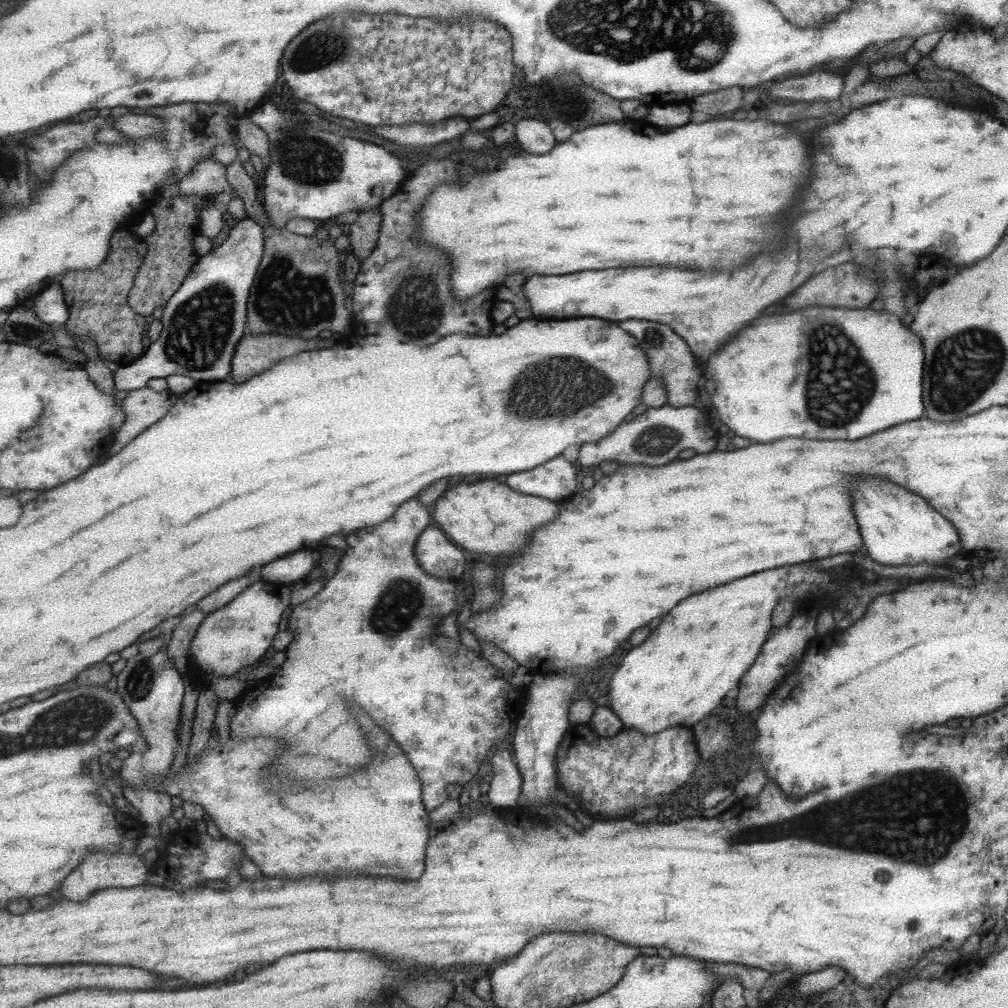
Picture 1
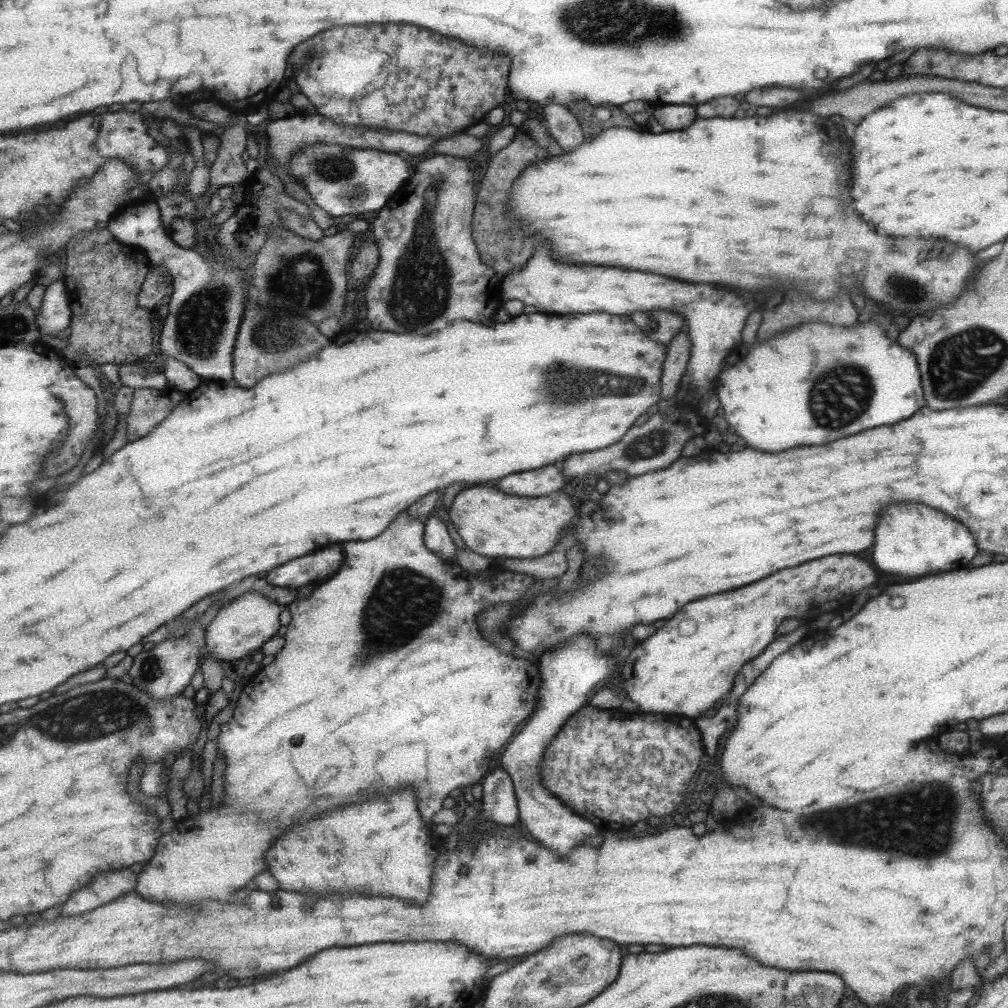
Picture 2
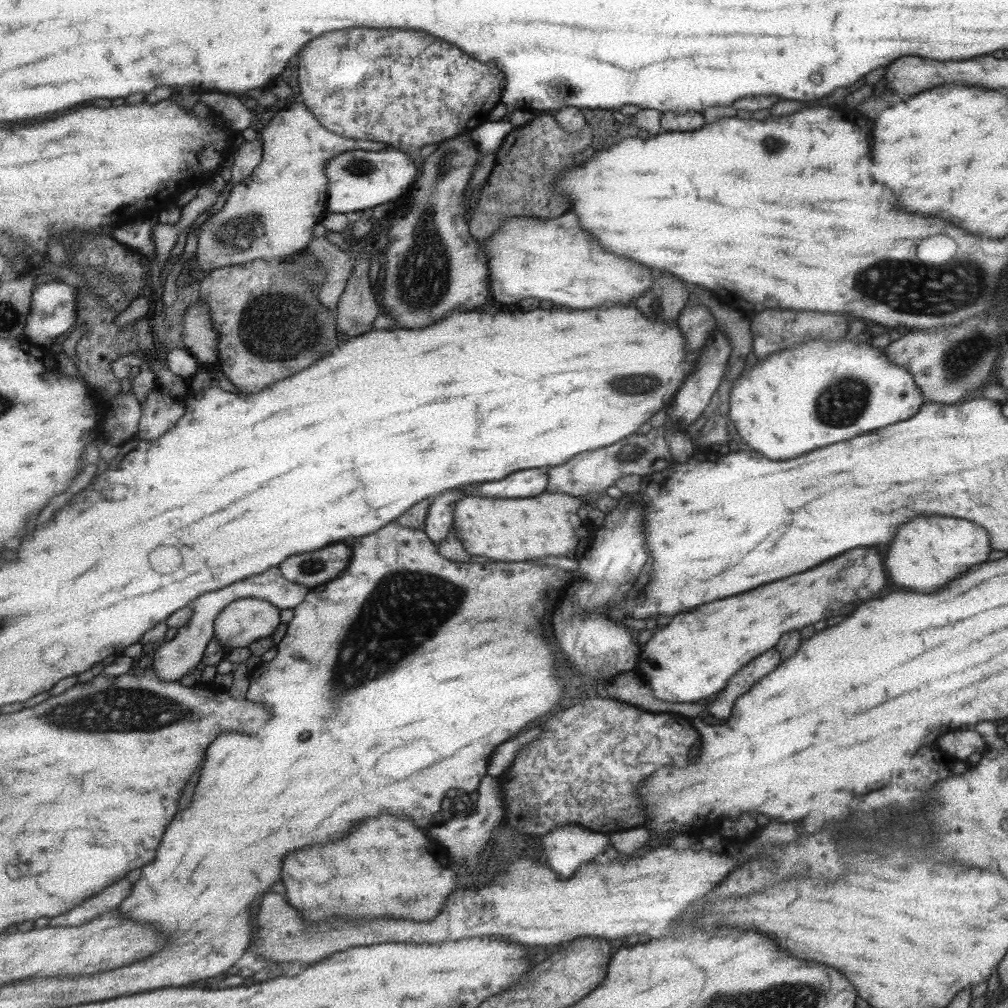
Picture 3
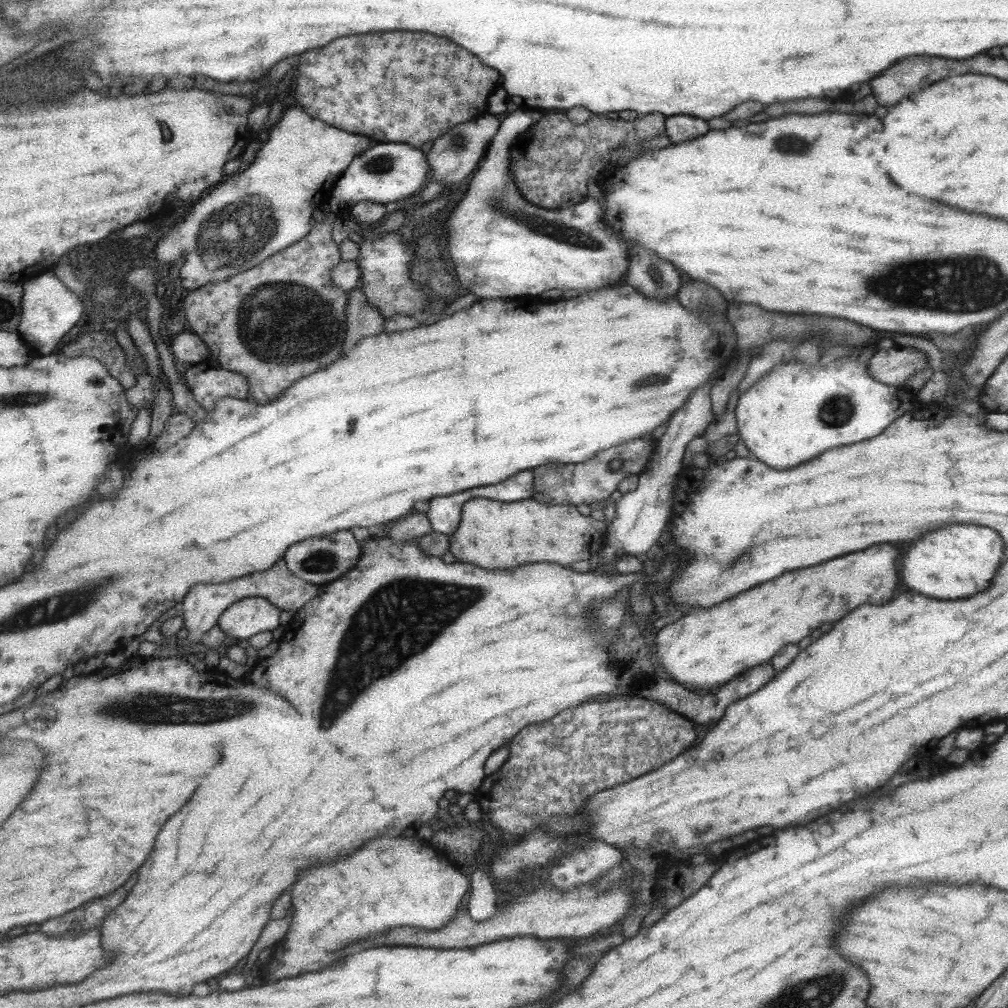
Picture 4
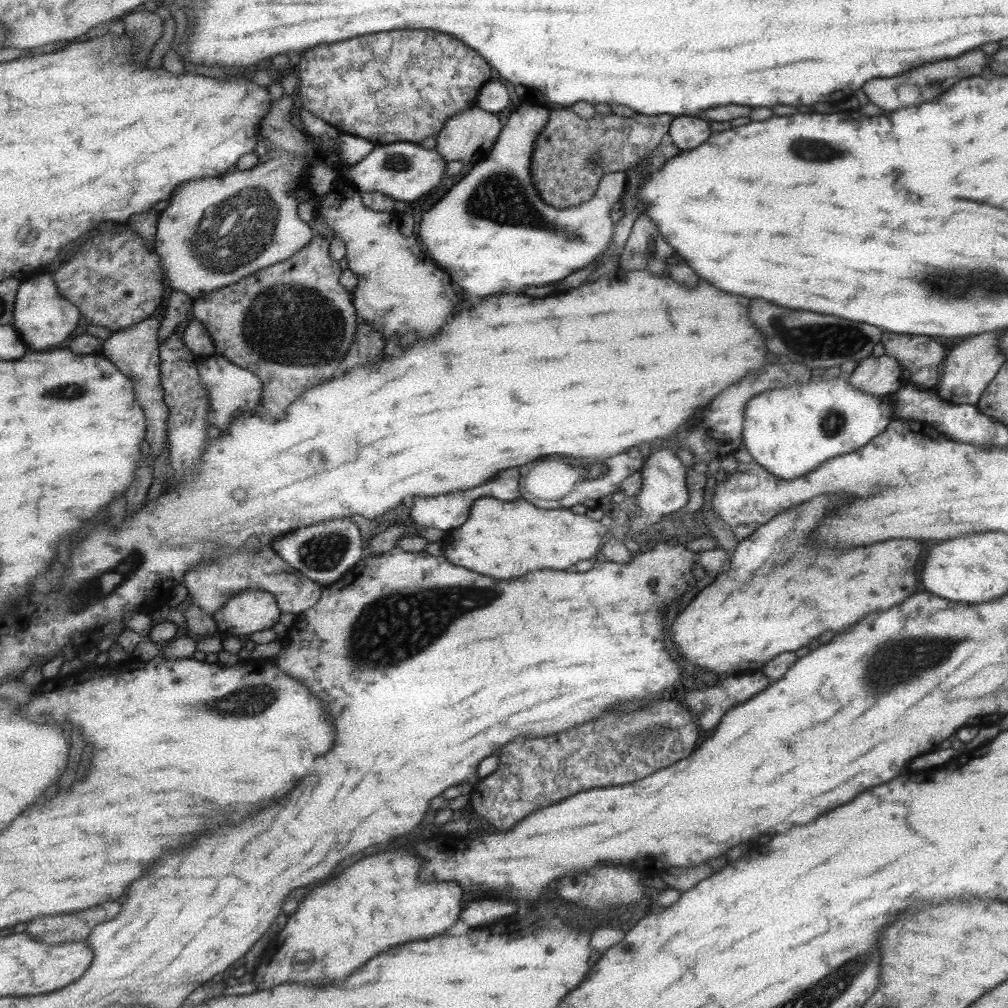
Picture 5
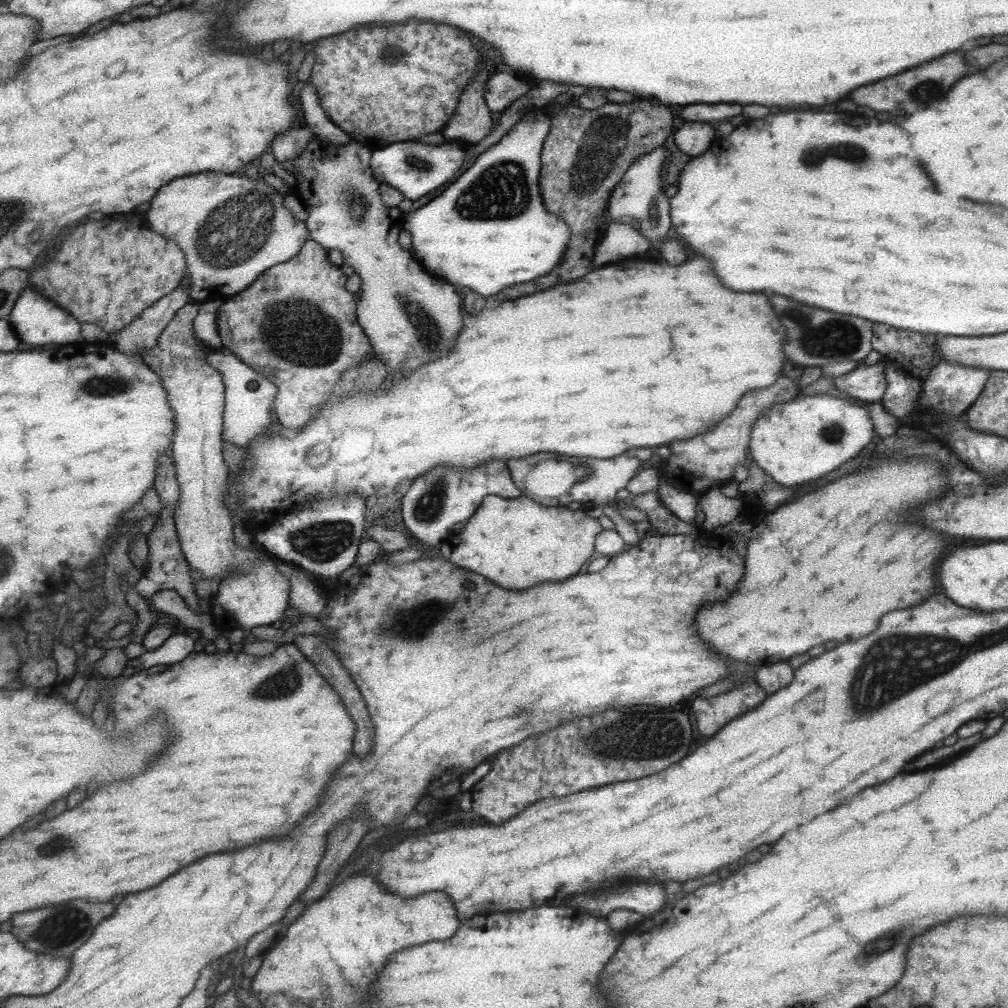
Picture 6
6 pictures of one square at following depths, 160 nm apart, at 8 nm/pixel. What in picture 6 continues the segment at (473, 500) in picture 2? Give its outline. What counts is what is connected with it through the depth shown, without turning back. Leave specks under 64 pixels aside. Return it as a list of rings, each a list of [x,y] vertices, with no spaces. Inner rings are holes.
[[[520,495],[517,498],[501,498],[500,496],[485,496],[485,502],[481,502],[481,510],[469,518],[469,522],[463,524],[458,530],[459,534],[449,533],[447,542],[441,552],[443,558],[452,564],[457,564],[465,570],[473,570],[475,574],[481,574],[483,578],[489,578],[491,582],[497,582],[497,586],[505,586],[507,590],[525,590],[529,586],[541,584],[541,582],[561,582],[573,574],[579,572],[579,568],[590,560],[593,554],[593,538],[601,532],[601,526],[597,520],[589,515],[576,510],[569,510],[563,505],[541,506]]]

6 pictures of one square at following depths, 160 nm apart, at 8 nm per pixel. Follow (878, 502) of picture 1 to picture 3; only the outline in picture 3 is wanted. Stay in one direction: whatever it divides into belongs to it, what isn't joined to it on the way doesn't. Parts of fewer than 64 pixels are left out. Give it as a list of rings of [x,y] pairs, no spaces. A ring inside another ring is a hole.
[[[913,518],[889,544],[885,566],[889,566],[889,578],[919,594],[941,590],[948,582],[987,560],[991,552],[991,539],[981,526],[959,518]]]

